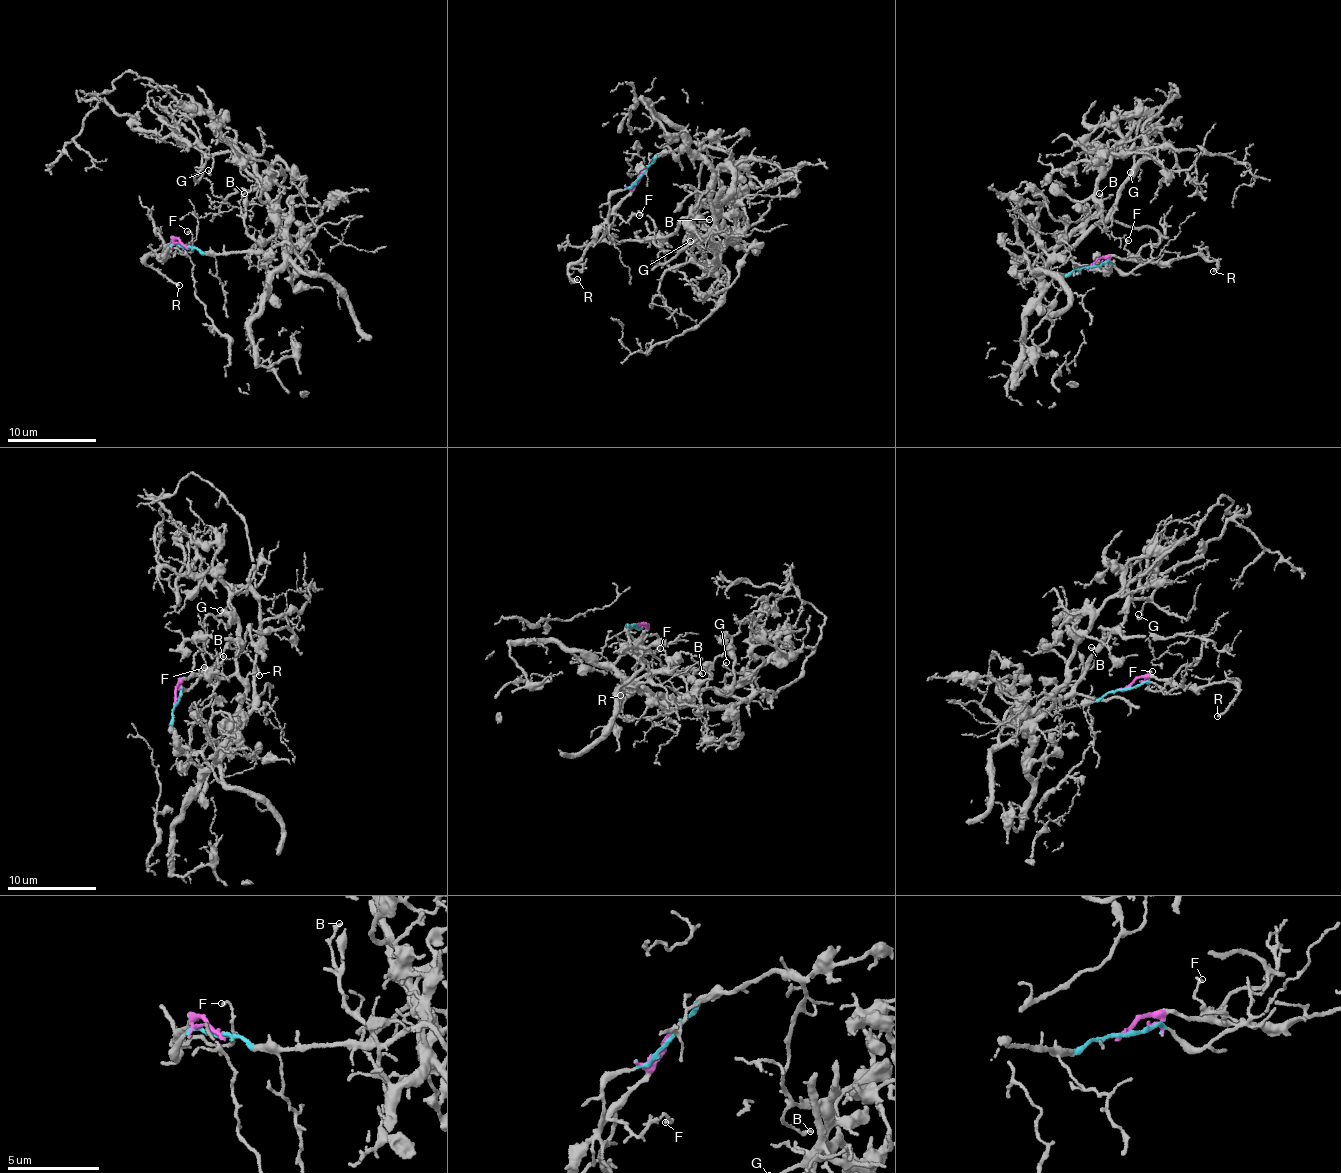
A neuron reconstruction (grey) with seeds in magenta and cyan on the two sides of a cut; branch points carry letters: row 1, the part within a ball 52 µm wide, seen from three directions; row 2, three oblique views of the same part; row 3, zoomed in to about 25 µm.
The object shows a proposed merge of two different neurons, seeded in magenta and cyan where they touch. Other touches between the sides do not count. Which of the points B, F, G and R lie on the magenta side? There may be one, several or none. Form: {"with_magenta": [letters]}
{"with_magenta": ["F", "R"]}

